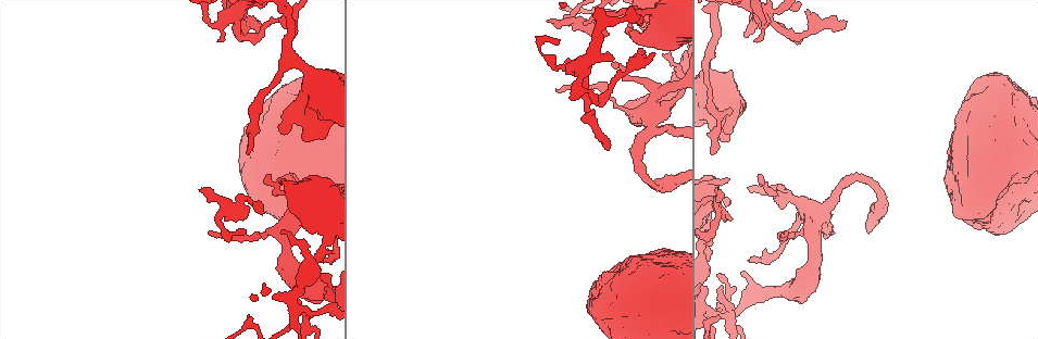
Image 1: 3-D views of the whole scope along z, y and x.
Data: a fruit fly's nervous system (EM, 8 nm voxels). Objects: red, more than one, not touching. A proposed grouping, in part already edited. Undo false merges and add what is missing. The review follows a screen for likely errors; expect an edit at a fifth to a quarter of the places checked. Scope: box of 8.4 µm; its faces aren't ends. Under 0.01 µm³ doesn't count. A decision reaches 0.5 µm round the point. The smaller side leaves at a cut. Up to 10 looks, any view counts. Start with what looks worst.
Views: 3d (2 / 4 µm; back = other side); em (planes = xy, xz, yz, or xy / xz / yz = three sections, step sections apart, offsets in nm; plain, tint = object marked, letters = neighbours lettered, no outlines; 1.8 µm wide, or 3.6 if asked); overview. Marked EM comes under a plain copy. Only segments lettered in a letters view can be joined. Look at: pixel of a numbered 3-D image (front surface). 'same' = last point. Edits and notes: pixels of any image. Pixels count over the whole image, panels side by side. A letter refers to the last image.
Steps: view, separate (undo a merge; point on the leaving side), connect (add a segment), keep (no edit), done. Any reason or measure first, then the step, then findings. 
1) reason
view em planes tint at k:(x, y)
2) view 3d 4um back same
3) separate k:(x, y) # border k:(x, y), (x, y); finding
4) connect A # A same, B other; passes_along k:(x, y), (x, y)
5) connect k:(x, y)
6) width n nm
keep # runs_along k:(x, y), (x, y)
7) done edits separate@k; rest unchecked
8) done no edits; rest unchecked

view 3d 2um at 1:(198, 189)

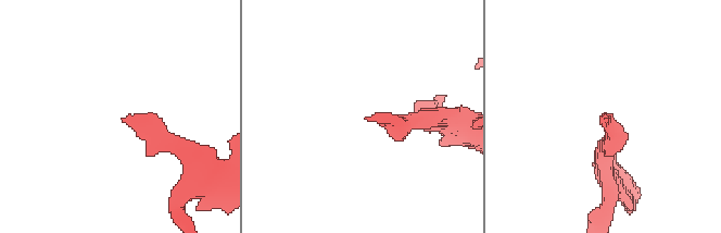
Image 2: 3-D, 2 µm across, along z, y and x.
need the tissue
view em yz step 8 tint at 2:(603, 118)

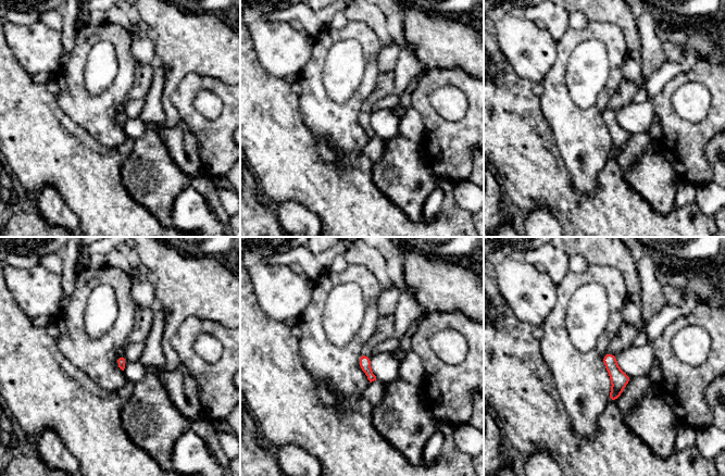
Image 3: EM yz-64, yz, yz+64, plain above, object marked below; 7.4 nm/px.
view em planes letters same

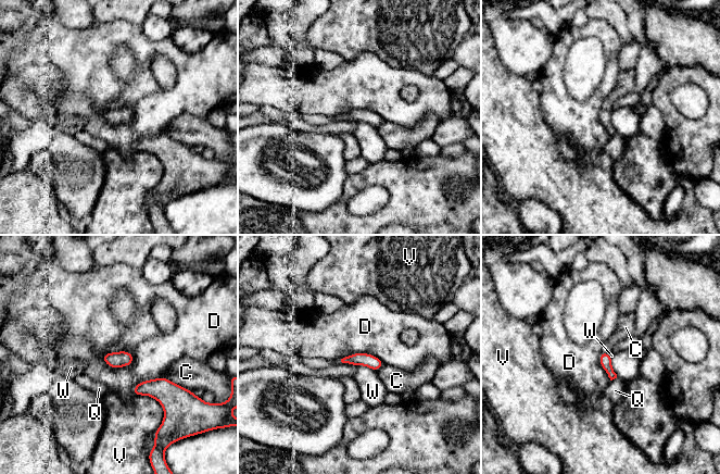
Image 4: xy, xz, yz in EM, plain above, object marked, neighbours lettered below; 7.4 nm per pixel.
longest_contact V 260 nm
keep # C other, D other, Q other, V other, W other; none of them fits

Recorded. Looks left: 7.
calibre changes
view 3d 4um at 1:(217, 23)

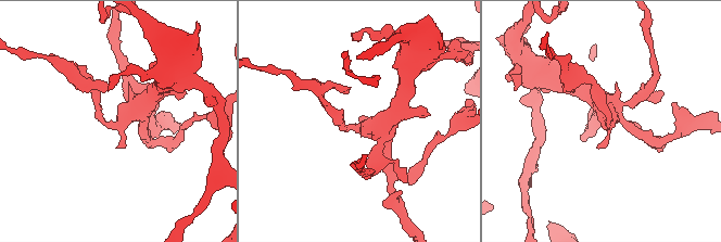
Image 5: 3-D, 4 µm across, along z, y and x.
view em planes letters at 5:(120, 124)

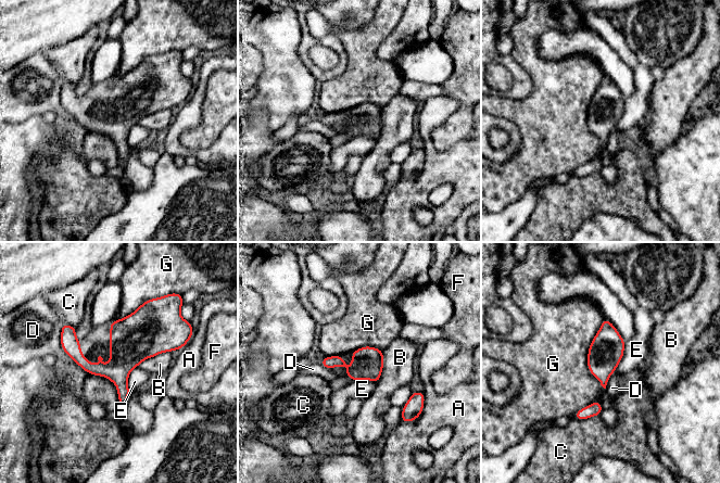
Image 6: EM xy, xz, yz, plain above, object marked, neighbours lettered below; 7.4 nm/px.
longest_contact G 550 nm
keep # A other, B other, C other, D other, E other, F other, G other; one neuron here

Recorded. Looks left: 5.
free end
view em planes letters at 1:(663, 55)

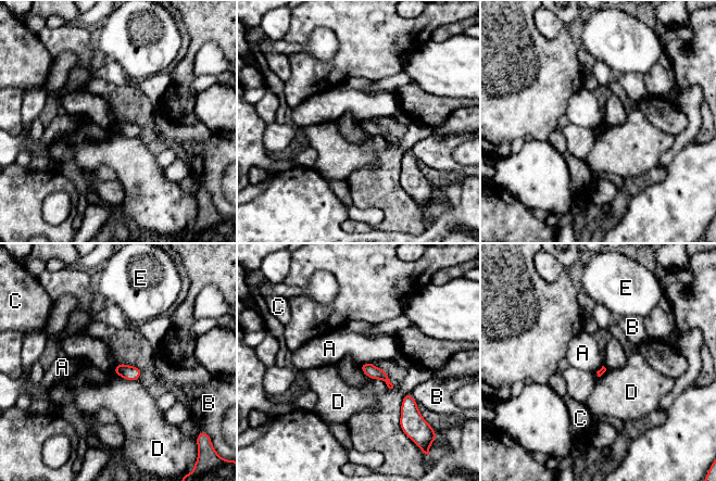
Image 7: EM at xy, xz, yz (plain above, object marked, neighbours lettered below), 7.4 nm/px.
longest_contact D 200 nm
keep # A other, B other, C other, D other, E other; border 7:(372, 361), (360, 365); no lettered segment goes on from it

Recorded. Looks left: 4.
closes a loop
view em planes letters at 1:(312, 138)

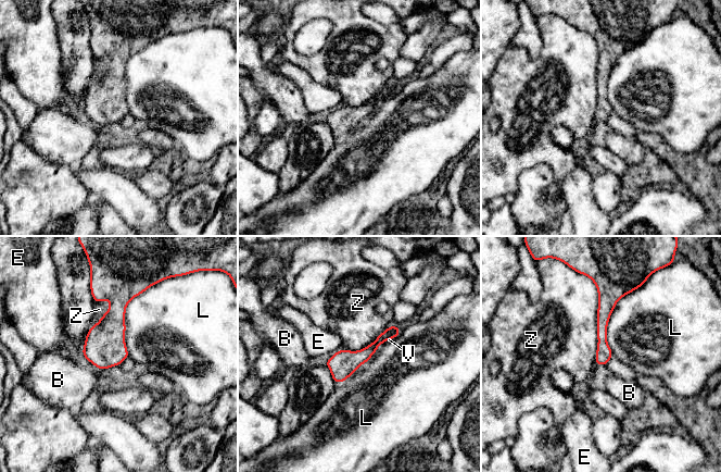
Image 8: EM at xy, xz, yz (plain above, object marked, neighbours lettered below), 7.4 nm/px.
width 120 nm
keep # B other, E other, L other, V other, Z other; runs_along 8:(396, 331), (351, 360), (334, 376); one neuron here

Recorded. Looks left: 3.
done no edits; rest unchecked

